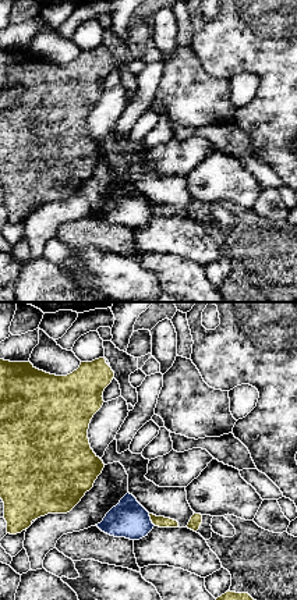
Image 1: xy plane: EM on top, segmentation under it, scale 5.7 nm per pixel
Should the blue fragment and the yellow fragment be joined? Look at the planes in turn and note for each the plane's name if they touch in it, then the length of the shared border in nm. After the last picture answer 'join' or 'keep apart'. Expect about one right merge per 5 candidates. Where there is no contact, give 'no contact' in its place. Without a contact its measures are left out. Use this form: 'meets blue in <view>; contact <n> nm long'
meets blue in xy; contact 80 nm long

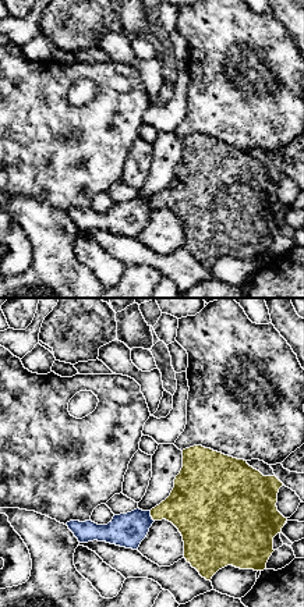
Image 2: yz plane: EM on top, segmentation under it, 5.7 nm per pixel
meets blue in yz; contact 70 nm long

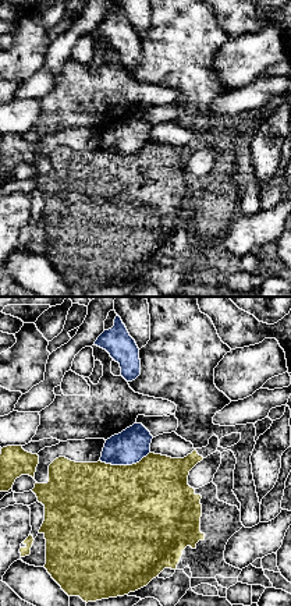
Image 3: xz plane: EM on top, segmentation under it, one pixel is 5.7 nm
meets blue in xz; contact 300 nm long

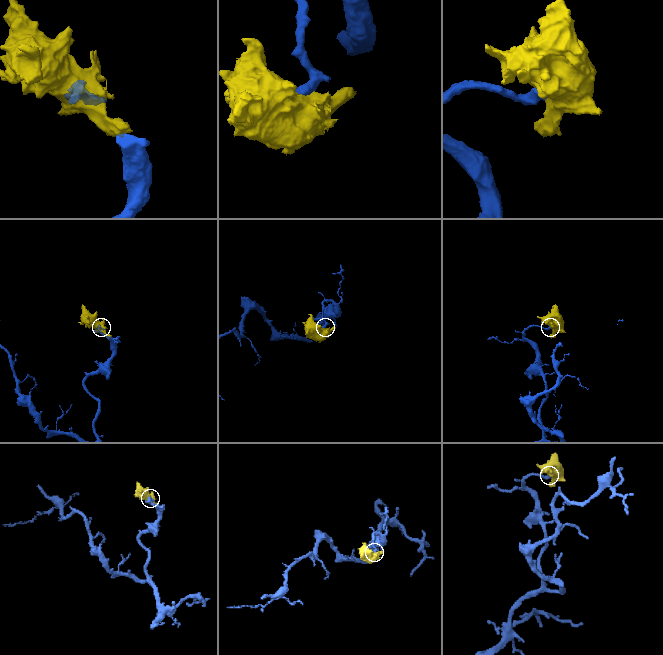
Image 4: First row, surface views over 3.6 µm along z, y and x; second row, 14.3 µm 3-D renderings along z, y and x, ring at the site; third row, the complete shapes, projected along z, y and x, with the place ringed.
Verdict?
keep apart

